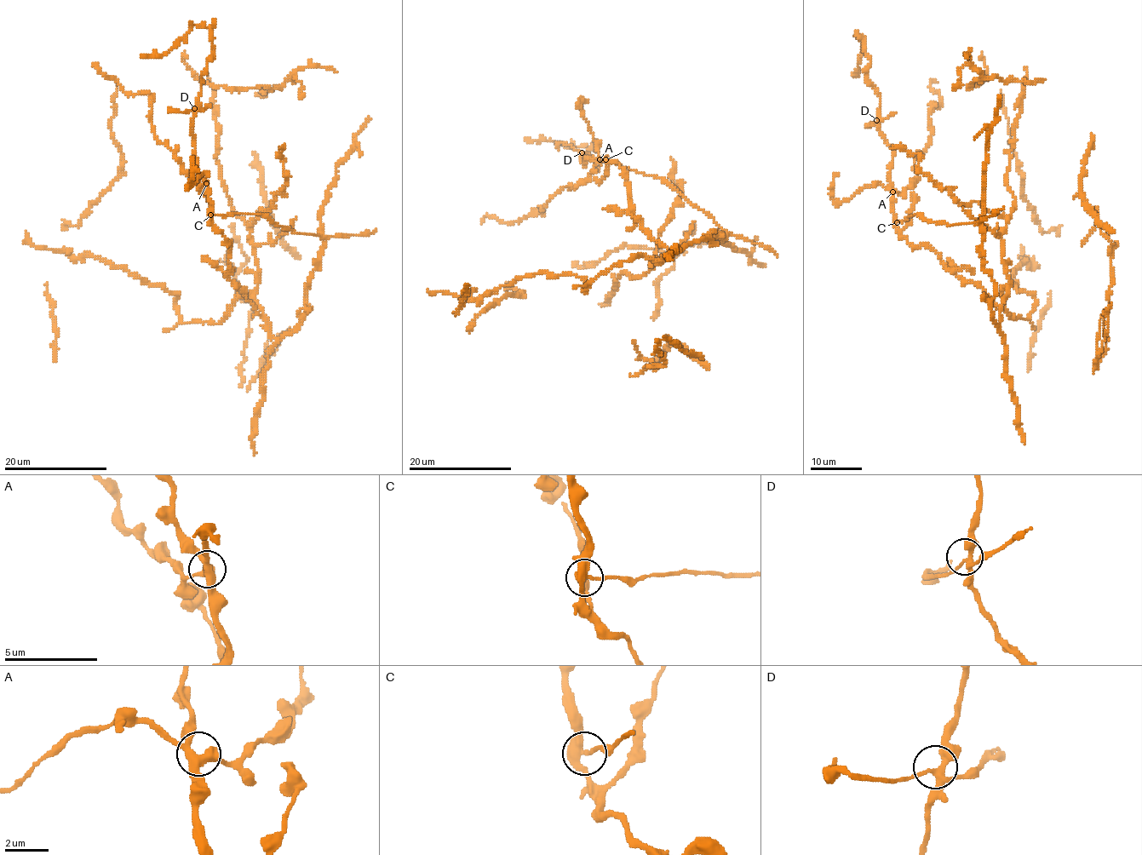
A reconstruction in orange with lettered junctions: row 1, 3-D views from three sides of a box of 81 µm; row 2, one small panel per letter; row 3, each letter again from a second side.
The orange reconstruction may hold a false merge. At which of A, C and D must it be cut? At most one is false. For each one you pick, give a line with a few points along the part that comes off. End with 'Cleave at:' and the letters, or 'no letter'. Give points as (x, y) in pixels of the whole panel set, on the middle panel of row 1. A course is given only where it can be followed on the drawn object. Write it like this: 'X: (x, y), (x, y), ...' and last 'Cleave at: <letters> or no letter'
C: (606, 160), (648, 175), (662, 177), (704, 210), (720, 228), (771, 248), (777, 256)
Cleave at: C

